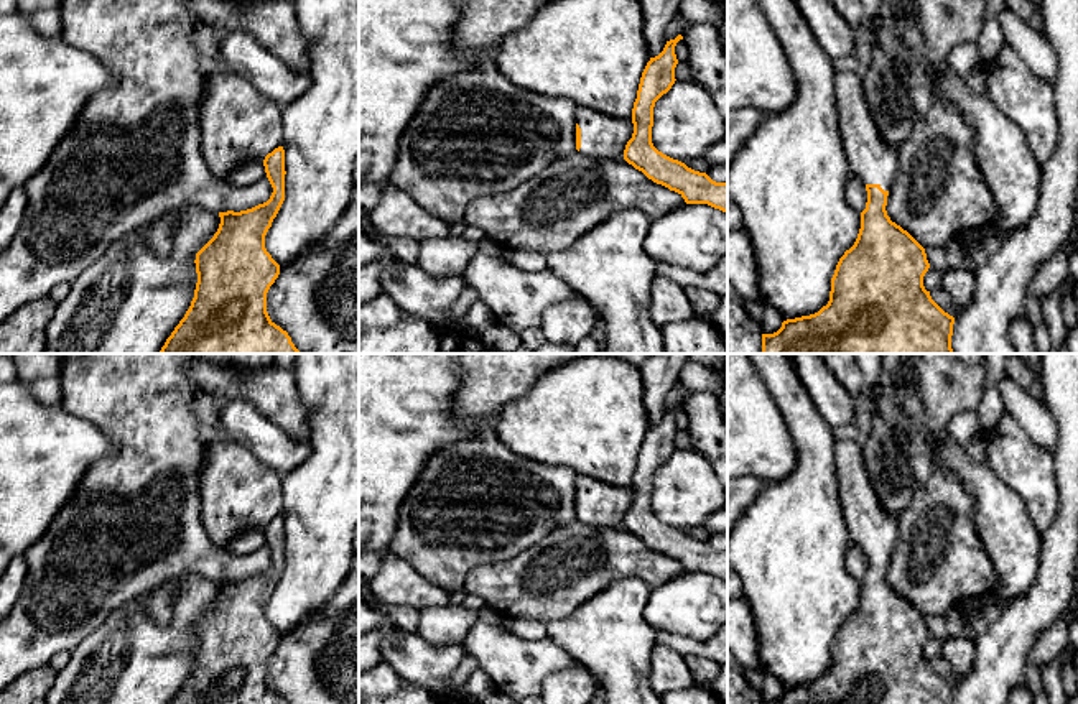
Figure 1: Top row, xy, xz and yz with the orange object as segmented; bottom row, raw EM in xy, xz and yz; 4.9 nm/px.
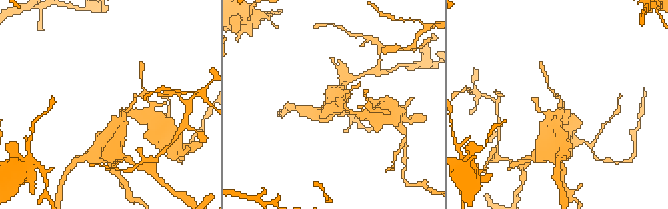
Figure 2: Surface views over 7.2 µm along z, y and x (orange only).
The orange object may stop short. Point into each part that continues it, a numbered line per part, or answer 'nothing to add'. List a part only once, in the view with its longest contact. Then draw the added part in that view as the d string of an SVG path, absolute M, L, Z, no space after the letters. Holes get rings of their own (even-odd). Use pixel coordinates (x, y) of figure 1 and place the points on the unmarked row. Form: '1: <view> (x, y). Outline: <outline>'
1: xz (601, 504). Outline: M576 474L574 489L581 497L579 521L588 526L617 526L634 502L632 489L614 487L583 474Z

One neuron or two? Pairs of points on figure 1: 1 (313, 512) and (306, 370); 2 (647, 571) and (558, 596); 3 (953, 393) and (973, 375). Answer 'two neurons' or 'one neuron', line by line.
1: one neuron
2: one neuron
3: one neuron

